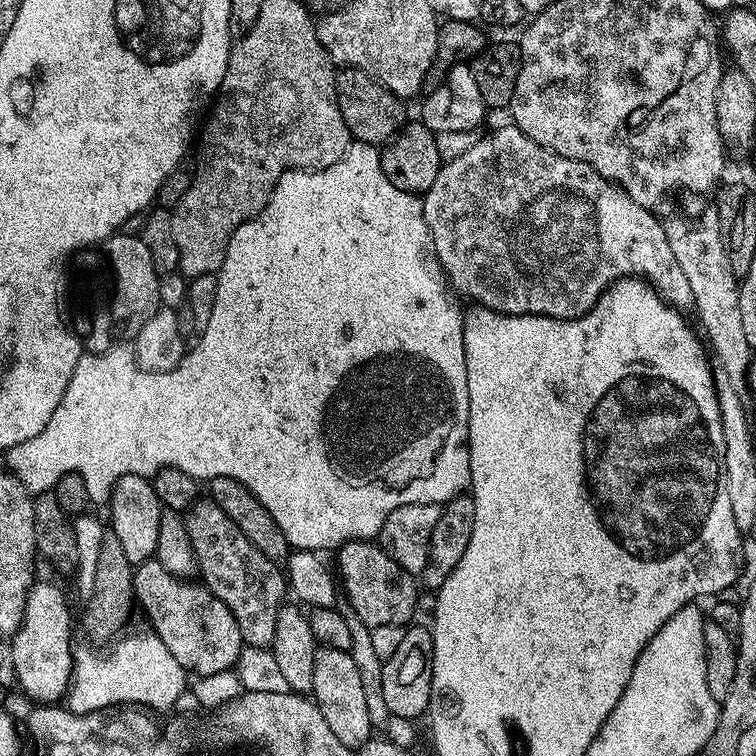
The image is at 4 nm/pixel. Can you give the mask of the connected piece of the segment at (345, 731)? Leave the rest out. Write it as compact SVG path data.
M317 647L314 686L310 696L316 701L318 710L322 710L322 718L326 718L326 726L330 726L330 731L334 738L338 738L338 742L348 748L362 748L373 739L374 729L369 711L366 710L366 690L362 690L362 674L358 674L358 666L354 666L351 652Z

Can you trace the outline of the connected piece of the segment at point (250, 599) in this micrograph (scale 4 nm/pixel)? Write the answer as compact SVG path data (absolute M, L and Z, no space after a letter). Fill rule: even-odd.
M210 498L197 499L188 509L184 525L190 534L190 546L194 546L196 570L204 587L226 602L245 645L268 648L276 633L280 609L286 603L286 576L281 565L255 548Z

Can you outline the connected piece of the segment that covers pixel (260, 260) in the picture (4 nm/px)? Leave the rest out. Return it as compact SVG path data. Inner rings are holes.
M352 146L349 147L348 155L341 158L339 164L330 166L329 168L317 168L315 170L297 170L295 172L287 172L282 174L282 178L278 178L278 182L272 191L272 197L269 198L268 204L263 208L253 220L238 226L238 230L234 230L234 234L230 238L230 242L226 246L226 254L224 261L220 267L220 271L215 273L216 280L216 301L212 304L212 313L208 316L208 321L204 324L204 333L200 336L200 344L196 344L185 351L180 364L169 372L144 372L136 364L136 357L133 349L128 346L112 346L109 352L100 352L97 356L81 355L78 366L74 370L74 374L70 378L70 386L68 392L62 394L62 402L58 402L58 410L54 410L54 414L50 414L50 418L44 421L44 429L42 434L34 434L29 436L26 442L22 442L18 446L7 449L6 467L12 475L16 476L22 482L22 486L30 494L51 493L56 487L59 480L71 477L75 474L79 479L87 482L89 489L96 490L100 487L101 501L107 502L112 498L112 487L118 482L118 478L122 478L126 474L138 474L139 476L147 476L149 478L161 472L164 469L175 470L184 476L193 476L198 482L207 482L225 476L231 480L238 480L246 490L250 490L250 494L263 506L270 514L270 518L274 518L274 522L278 526L278 530L282 530L282 534L286 538L289 549L303 550L305 552L316 552L320 548L328 548L339 545L341 542L349 540L372 540L380 531L380 527L386 522L386 518L394 510L398 510L407 504L439 504L441 506L448 503L449 500L461 495L469 487L472 475L470 474L470 458L468 457L468 419L470 418L470 394L466 386L466 354L464 353L464 316L462 312L456 309L456 304L451 300L449 289L446 287L446 277L443 268L440 266L439 260L436 259L436 253L432 250L432 238L428 235L428 227L426 226L426 218L424 217L424 201L419 195L407 192L406 190L398 190L394 186L394 182L390 182L386 178L386 174L380 170L380 152L372 146ZM160 380L164 380L164 400L168 404L172 404L172 424L168 420L160 420L156 424L156 428L151 428L152 419L160 412Z

